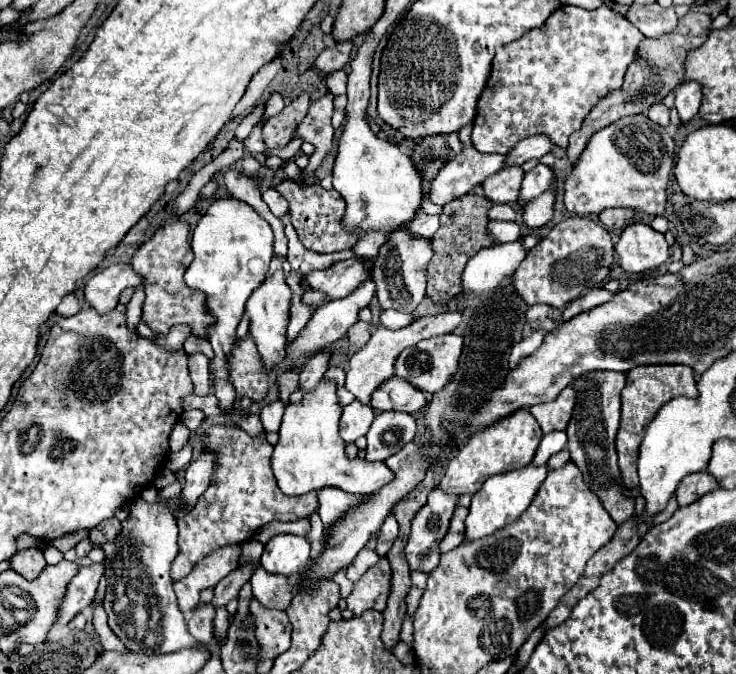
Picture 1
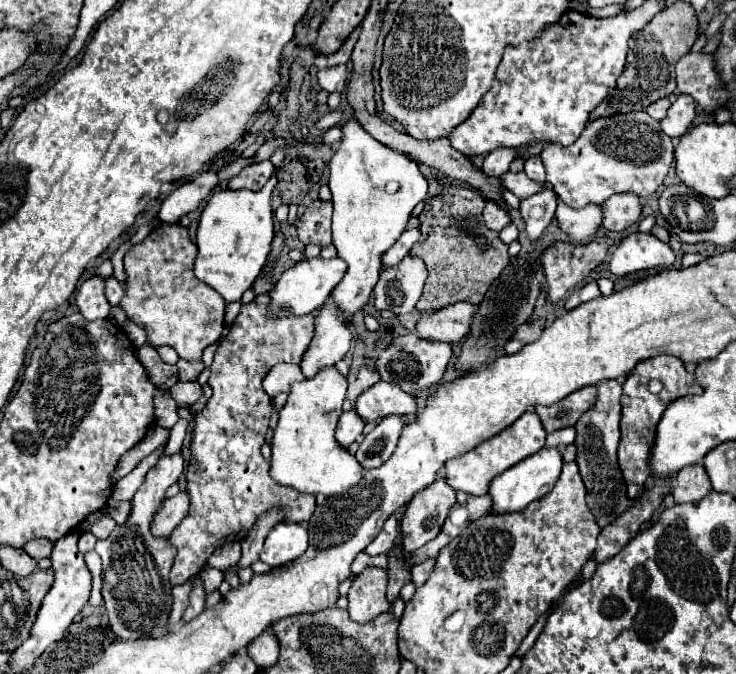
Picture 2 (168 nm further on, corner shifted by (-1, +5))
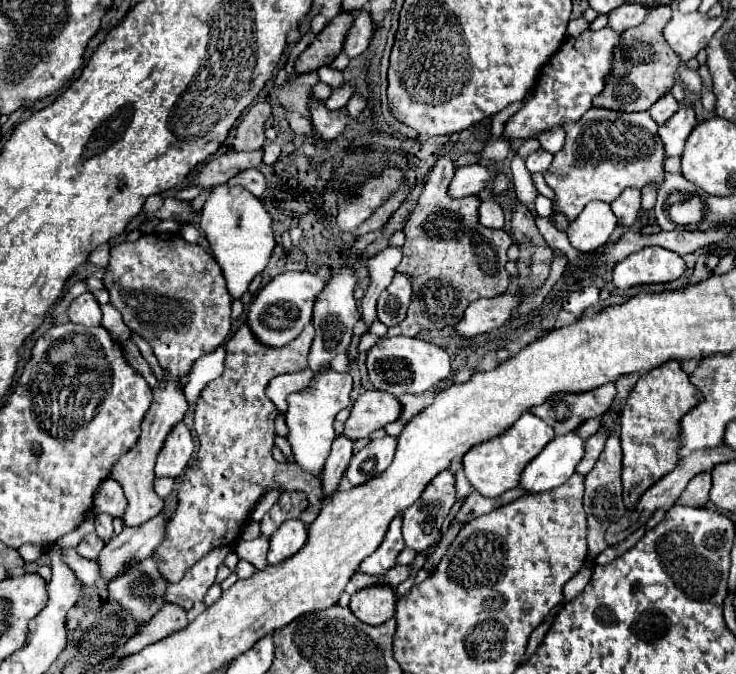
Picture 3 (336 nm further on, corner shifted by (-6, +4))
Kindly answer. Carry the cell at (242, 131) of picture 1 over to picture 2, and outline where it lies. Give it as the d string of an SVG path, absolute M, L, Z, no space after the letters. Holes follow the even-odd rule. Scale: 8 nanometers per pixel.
M211 168L199 172L193 180L183 182L175 192L171 192L159 210L159 218L163 222L177 222L181 216L197 210L203 200L211 194L211 190L217 186L217 172Z

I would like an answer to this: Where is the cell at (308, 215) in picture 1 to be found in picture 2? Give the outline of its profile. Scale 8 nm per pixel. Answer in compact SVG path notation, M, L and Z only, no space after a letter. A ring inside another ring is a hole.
M313 200L297 222L299 240L305 246L307 244L317 244L319 248L331 246L333 244L331 214L333 214L333 202Z

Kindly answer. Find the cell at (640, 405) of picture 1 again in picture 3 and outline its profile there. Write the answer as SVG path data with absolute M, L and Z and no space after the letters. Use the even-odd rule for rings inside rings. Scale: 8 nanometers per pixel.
M666 361L638 379L620 415L622 497L626 509L632 511L642 493L676 467L680 461L680 419L700 401L700 391L690 383L678 361Z

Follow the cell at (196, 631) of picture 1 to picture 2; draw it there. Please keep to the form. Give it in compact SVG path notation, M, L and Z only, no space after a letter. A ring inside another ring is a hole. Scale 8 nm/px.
M197 576L197 578L193 580L193 594L191 594L191 598L189 598L189 608L185 610L183 620L185 620L185 622L191 622L193 618L197 618L197 616L205 610L205 600L207 600L207 594L205 594L205 590L203 590L203 582L201 582L201 578Z

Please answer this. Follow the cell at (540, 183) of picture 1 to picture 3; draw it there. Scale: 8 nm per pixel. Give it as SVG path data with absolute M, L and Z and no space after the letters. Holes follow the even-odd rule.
M534 151L532 155L526 157L526 167L530 173L544 173L552 163L552 153L550 151Z

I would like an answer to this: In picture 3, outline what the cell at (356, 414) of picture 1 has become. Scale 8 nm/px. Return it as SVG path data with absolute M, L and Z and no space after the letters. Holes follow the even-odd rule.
M344 435L336 437L336 441L332 443L332 451L322 471L322 497L332 497L338 491L340 479L352 457L352 447L354 447L354 441L350 441Z

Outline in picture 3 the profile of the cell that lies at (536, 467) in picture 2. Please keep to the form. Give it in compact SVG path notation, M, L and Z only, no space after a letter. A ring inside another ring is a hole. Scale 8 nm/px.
M576 433L554 437L544 451L528 463L520 477L520 487L528 493L550 491L574 475L574 469L582 457L584 441Z

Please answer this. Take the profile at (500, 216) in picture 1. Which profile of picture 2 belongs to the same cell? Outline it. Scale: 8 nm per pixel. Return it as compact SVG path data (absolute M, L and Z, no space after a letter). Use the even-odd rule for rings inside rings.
M487 200L487 206L483 210L483 220L485 220L485 226L491 228L491 230L503 230L505 226L511 224L511 216L507 210L503 210L497 202L493 200Z

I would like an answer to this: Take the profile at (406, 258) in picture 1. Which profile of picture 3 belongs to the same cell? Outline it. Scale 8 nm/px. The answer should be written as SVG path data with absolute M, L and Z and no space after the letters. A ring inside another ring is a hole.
M394 275L390 287L386 287L378 299L378 321L386 327L398 325L406 317L410 295L410 279L406 279L406 275Z

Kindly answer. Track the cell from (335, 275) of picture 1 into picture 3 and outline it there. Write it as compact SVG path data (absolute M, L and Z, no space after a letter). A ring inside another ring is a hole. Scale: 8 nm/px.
M286 271L276 275L270 283L266 283L252 301L246 319L246 325L250 327L256 341L268 347L284 347L292 339L296 339L302 333L304 325L312 319L314 295L322 291L324 283L324 279L308 271Z

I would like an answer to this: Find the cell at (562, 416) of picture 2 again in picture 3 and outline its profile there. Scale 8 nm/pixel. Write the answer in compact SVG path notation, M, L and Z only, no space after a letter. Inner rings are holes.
M606 383L584 393L554 393L542 405L532 407L530 411L546 421L556 435L566 435L586 419L600 417L610 407L614 395L614 383Z

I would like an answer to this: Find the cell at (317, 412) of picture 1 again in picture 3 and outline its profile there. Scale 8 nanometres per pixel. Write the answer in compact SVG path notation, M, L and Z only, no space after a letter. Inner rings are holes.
M326 371L320 375L314 375L310 385L304 391L292 393L288 397L288 413L286 413L286 423L290 429L288 441L294 451L296 463L308 471L308 473L322 473L324 461L330 455L330 445L336 439L334 433L334 417L340 409L350 407L350 391L352 391L352 377L348 373L336 373L336 371Z

